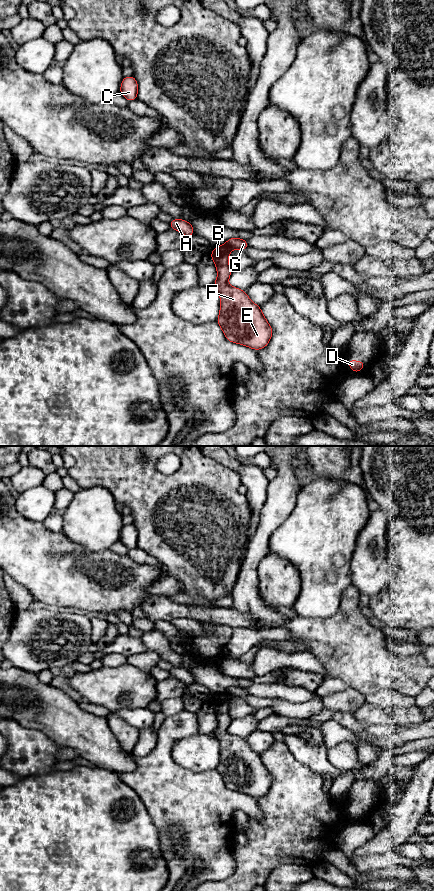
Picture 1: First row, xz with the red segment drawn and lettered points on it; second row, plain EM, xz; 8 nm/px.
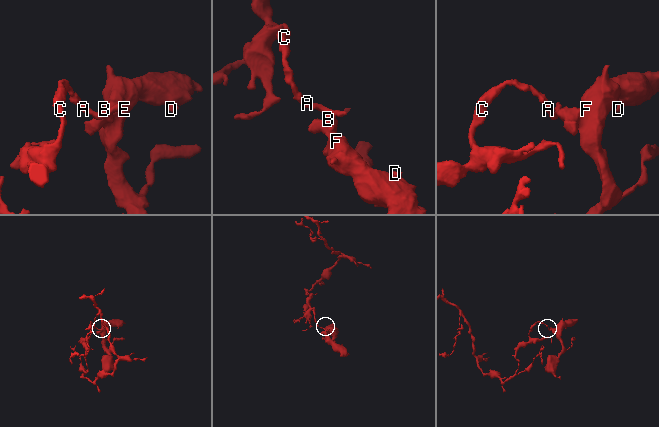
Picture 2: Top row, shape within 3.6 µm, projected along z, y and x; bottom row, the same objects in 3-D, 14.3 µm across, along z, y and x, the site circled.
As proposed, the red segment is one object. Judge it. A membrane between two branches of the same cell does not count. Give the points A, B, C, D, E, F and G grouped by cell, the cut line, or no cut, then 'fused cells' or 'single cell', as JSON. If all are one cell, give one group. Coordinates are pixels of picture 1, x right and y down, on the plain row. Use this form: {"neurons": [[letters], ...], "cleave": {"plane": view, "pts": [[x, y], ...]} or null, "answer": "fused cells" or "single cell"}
{"neurons": [["A", "C", "G"], ["B", "D", "E", "F"]], "cleave": {"plane": "xz", "pts": [[225, 692], [231, 697]]}, "answer": "fused cells"}

